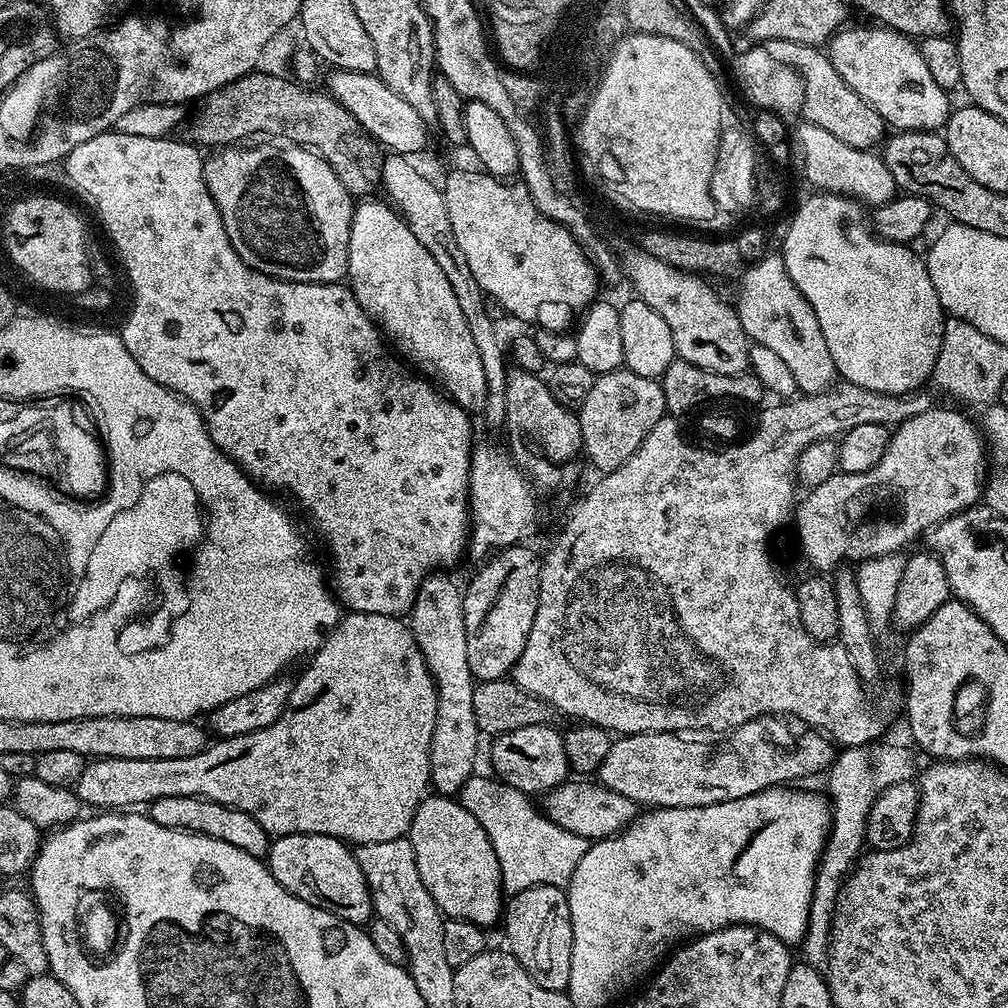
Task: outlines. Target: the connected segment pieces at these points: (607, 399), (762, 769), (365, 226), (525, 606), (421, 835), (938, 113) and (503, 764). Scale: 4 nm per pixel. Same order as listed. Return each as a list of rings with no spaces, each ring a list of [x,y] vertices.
[[[623,367],[616,372],[601,372],[595,377],[589,393],[578,404],[582,442],[584,443],[583,455],[597,468],[597,473],[603,474],[618,470],[638,446],[642,446],[642,438],[654,430],[654,426],[665,416],[664,391],[660,388],[659,379],[651,380],[642,378],[642,374],[634,374]]]
[[[759,716],[750,722],[746,722],[742,726],[733,728],[731,732],[727,733],[726,738],[721,742],[717,748],[711,748],[708,744],[703,744],[702,741],[696,740],[700,738],[685,739],[683,735],[674,732],[634,732],[631,734],[621,735],[619,738],[613,739],[610,746],[610,754],[606,754],[606,758],[602,762],[598,773],[599,783],[604,784],[610,790],[614,790],[618,794],[622,794],[626,798],[630,798],[637,806],[655,806],[658,808],[693,808],[694,806],[710,806],[718,802],[734,802],[734,798],[746,798],[750,794],[758,794],[767,788],[775,788],[777,786],[787,785],[789,782],[800,782],[803,776],[812,776],[815,772],[823,773],[828,770],[834,759],[834,744],[829,740],[823,732],[819,730],[800,730],[795,736],[794,733],[788,729],[789,721],[779,716]]]
[[[372,199],[357,203],[352,214],[347,283],[362,310],[366,310],[366,314],[376,321],[381,333],[391,341],[394,348],[396,343],[395,351],[409,365],[417,364],[421,368],[419,371],[429,381],[439,385],[460,408],[470,414],[479,413],[488,397],[486,370],[482,370],[482,358],[478,358],[474,337],[466,327],[466,318],[462,318],[462,306],[458,306],[458,298],[454,298],[454,290],[450,290],[446,274],[442,274],[438,262],[430,258],[426,246],[422,246],[422,242],[414,238],[404,217],[387,203],[379,204]]]
[[[523,543],[513,544],[499,554],[483,561],[472,576],[464,594],[464,621],[466,622],[466,658],[470,658],[470,670],[477,681],[503,680],[518,662],[522,650],[526,650],[526,638],[534,626],[534,614],[538,610],[540,593],[541,557]]]
[[[439,794],[425,795],[416,808],[406,839],[412,844],[422,886],[430,890],[430,898],[434,898],[445,917],[474,922],[485,930],[491,929],[491,924],[501,923],[506,907],[506,893],[502,882],[502,870],[498,866],[498,854],[494,854],[494,846],[486,830],[482,830],[478,818],[474,818],[470,810],[463,808],[459,799]]]
[[[845,26],[828,41],[826,51],[828,61],[842,74],[842,82],[854,90],[878,114],[884,119],[885,125],[893,129],[906,132],[934,132],[943,129],[947,124],[950,115],[948,108],[949,93],[938,82],[934,82],[934,77],[930,75],[930,70],[926,67],[926,62],[920,53],[919,43],[911,36],[904,36],[901,32],[887,26],[872,26],[876,28],[851,28]]]
[[[552,724],[524,726],[522,729],[502,733],[491,741],[492,768],[499,779],[514,786],[519,792],[546,794],[569,779],[570,769],[561,729]]]

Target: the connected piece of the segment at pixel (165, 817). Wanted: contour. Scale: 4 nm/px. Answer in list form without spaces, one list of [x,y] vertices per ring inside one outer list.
[[[167,796],[158,798],[150,805],[150,815],[158,826],[166,826],[170,830],[179,832],[196,832],[200,836],[209,836],[222,842],[230,842],[230,846],[238,846],[238,850],[246,850],[246,854],[257,858],[268,855],[270,837],[250,814],[237,808],[222,806],[218,802],[204,800],[200,796]]]

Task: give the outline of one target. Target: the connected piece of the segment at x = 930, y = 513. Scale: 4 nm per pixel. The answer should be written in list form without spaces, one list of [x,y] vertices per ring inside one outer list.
[[[933,406],[928,408],[922,414],[916,414],[914,418],[910,418],[906,422],[896,425],[894,431],[889,435],[888,445],[882,454],[882,458],[878,462],[878,466],[874,466],[865,472],[858,474],[850,474],[849,472],[837,471],[836,475],[826,478],[826,482],[815,485],[811,489],[812,492],[804,501],[797,503],[794,508],[794,524],[796,520],[796,536],[800,539],[800,552],[813,564],[813,569],[828,570],[834,564],[840,564],[843,560],[856,560],[855,562],[863,562],[873,560],[879,556],[890,556],[893,554],[903,553],[907,544],[912,544],[916,539],[923,537],[932,531],[937,524],[941,524],[944,520],[950,519],[951,516],[957,516],[958,513],[966,511],[973,507],[981,499],[986,483],[986,468],[984,472],[984,460],[986,464],[986,441],[982,435],[981,429],[972,425],[972,420],[968,416],[963,416],[960,412],[955,412],[952,408],[939,408]]]

